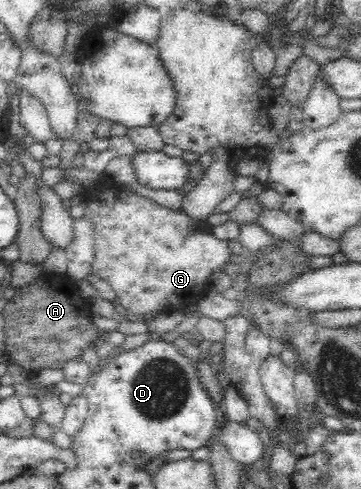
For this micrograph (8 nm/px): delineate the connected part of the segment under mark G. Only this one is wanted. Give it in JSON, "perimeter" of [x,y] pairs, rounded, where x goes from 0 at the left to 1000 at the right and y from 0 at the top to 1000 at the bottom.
{"perimeter":[[[263,384],[269,405],[247,397],[249,387],[241,389],[241,411],[238,411],[238,436],[233,438],[241,444],[241,450],[249,450],[260,472],[260,528],[255,534],[255,562],[274,566],[280,571],[296,573],[296,577],[319,595],[321,613],[330,618],[330,624],[341,628],[343,634],[355,634],[360,640],[377,646],[402,646],[410,648],[421,638],[468,638],[468,636],[507,636],[537,620],[546,620],[573,597],[562,597],[562,583],[576,575],[579,564],[587,558],[596,558],[604,552],[612,552],[615,546],[637,536],[637,526],[643,513],[634,507],[634,493],[604,491],[590,483],[590,479],[573,479],[562,470],[551,470],[537,454],[546,450],[529,446],[512,431],[504,431],[499,425],[479,429],[463,423],[452,423],[377,393],[363,391],[357,384],[335,389],[335,393],[305,395],[280,395],[271,387]]]}

